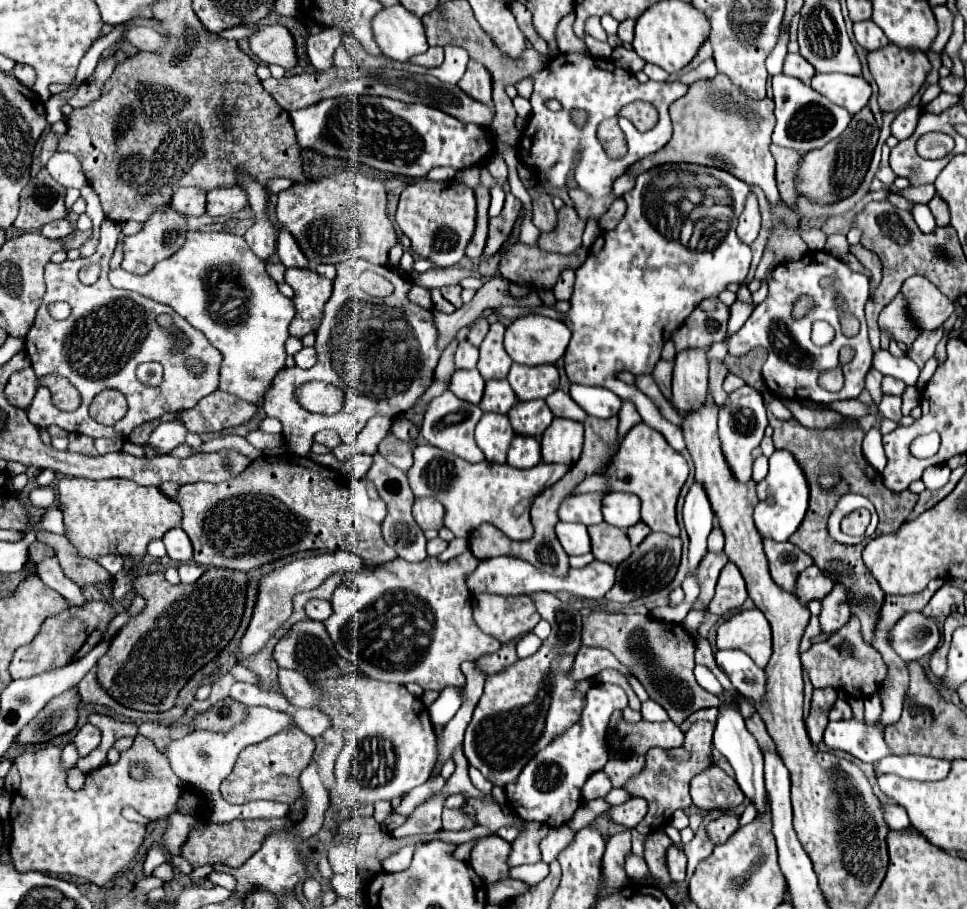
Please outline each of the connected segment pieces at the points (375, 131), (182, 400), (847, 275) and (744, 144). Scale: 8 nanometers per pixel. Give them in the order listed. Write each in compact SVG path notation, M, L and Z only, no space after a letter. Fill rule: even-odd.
M339 96L321 100L309 108L291 112L291 122L297 134L297 140L303 148L311 148L325 156L335 158L353 158L367 166L373 166L383 172L403 174L411 178L423 178L435 166L453 166L457 170L479 164L481 158L489 158L493 144L491 134L477 124L463 124L449 114L435 110L423 104L405 104L391 98L371 98L371 96Z
M103 220L101 224L101 242L97 246L97 252L89 258L77 258L77 260L65 260L61 264L47 262L45 266L45 296L41 302L41 308L37 310L37 318L25 336L25 352L31 360L31 366L37 374L37 378L45 374L61 374L65 376L83 396L83 404L75 412L61 412L51 402L51 392L45 386L39 386L35 400L27 412L31 422L39 428L43 426L59 426L67 432L85 434L91 438L115 438L115 436L129 436L133 428L141 426L143 422L157 420L167 412L181 412L199 402L199 398L211 394L219 386L219 364L221 364L221 352L215 350L203 332L193 328L185 318L177 316L171 306L159 304L151 298L145 298L137 292L129 290L117 290L111 286L107 274L109 274L109 260L113 256L113 250L117 246L117 238L121 234L121 224L113 220ZM97 262L103 268L103 274L99 282L93 286L81 284L77 278L77 272ZM63 300L71 304L71 316L67 320L53 320L47 312L47 306L51 302ZM159 314L173 316L173 326L185 336L185 342L177 342L171 338L167 330L163 330L157 324ZM185 358L201 358L207 366L201 376L195 376L185 368ZM141 362L161 362L163 364L163 382L159 386L145 386L135 376L135 368ZM107 388L115 388L127 396L129 410L123 416L123 420L115 426L103 426L89 418L89 404L93 398Z
M807 252L797 262L779 264L771 272L771 278L767 280L767 284L769 284L767 300L763 304L755 306L753 314L747 318L747 322L741 326L741 330L729 338L729 344L727 344L729 354L743 356L745 352L749 352L753 348L763 346L769 354L767 362L763 366L763 380L769 386L769 390L781 400L783 398L785 400L805 400L807 398L813 402L835 402L835 400L857 398L861 394L861 390L865 388L865 374L869 372L871 358L873 358L873 350L871 350L869 338L867 338L865 314L863 314L863 306L869 298L867 276L853 272L843 260L839 260L827 252ZM827 276L835 278L835 286L841 292L843 300L847 302L845 308L861 320L861 332L855 338L847 338L841 334L833 290L821 288L821 284L819 284L819 280L827 278ZM801 296L809 296L813 300L813 308L803 318L795 318L793 304ZM815 320L825 320L835 328L835 338L823 348L819 348L811 342L811 324ZM843 346L851 346L855 352L855 356L849 364L839 362L839 350ZM837 366L841 366L841 370L843 370L845 384L839 392L827 392L825 388L819 386L819 370L831 370Z
M717 74L715 80L695 82L689 92L671 104L673 138L663 146L663 150L649 154L635 162L627 174L641 174L653 166L665 162L691 162L703 166L715 166L731 172L749 186L759 186L769 202L779 202L779 190L775 184L775 160L769 152L771 134L775 128L773 100L751 100L733 82Z

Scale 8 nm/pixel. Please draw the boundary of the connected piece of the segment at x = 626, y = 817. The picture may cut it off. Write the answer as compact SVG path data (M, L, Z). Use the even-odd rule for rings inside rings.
M635 796L621 806L611 806L609 814L611 814L613 822L623 824L627 828L635 828L647 814L647 802L643 802L643 798Z

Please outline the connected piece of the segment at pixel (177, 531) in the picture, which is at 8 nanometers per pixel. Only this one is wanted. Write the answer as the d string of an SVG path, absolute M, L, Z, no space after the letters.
M173 528L163 536L163 544L167 548L167 556L175 562L189 562L193 558L193 548L189 542L189 536L183 532L183 528Z

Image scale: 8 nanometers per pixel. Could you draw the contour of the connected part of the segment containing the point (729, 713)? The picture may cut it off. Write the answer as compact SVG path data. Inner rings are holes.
M723 704L721 708L721 716L717 718L717 726L715 726L715 734L713 734L713 746L729 760L729 764L735 770L735 780L739 784L739 788L743 790L743 794L757 806L757 812L765 812L765 782L763 782L763 752L757 744L757 740L751 736L751 732L745 728L745 720L743 716L729 708L727 704Z

